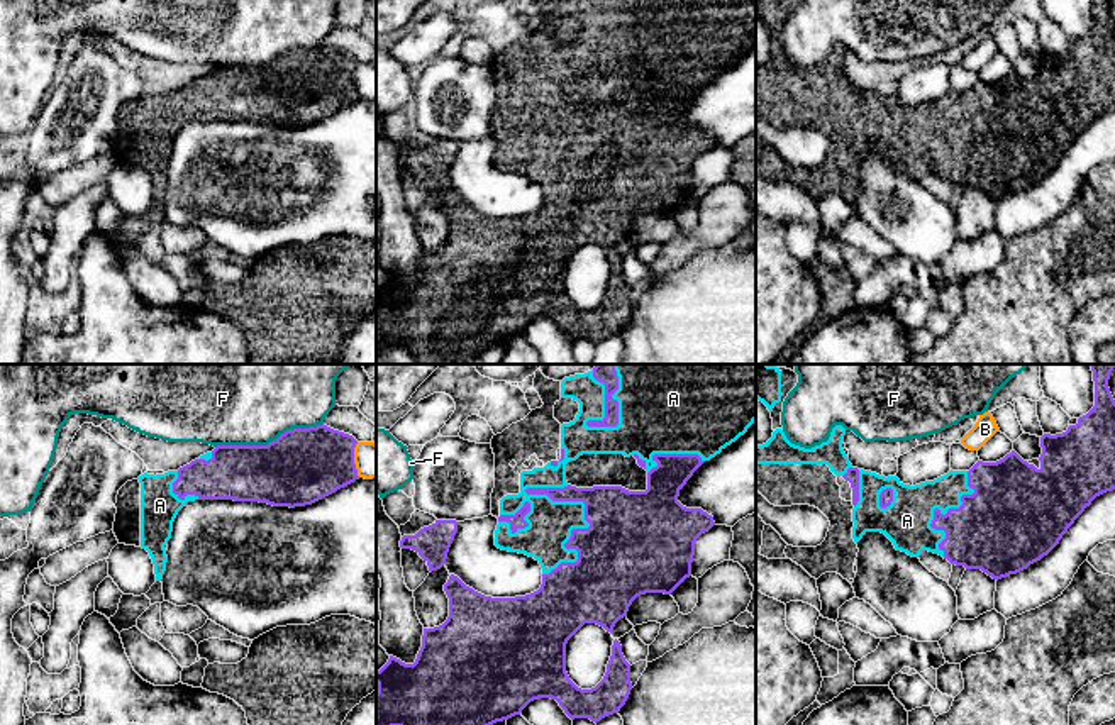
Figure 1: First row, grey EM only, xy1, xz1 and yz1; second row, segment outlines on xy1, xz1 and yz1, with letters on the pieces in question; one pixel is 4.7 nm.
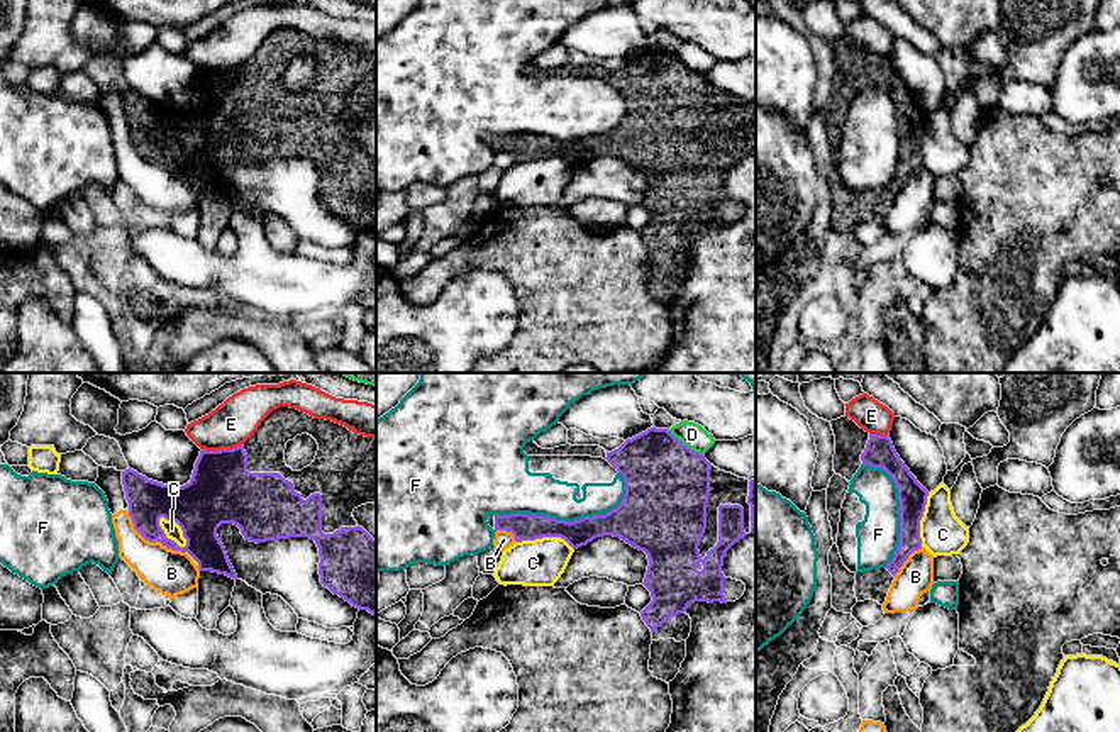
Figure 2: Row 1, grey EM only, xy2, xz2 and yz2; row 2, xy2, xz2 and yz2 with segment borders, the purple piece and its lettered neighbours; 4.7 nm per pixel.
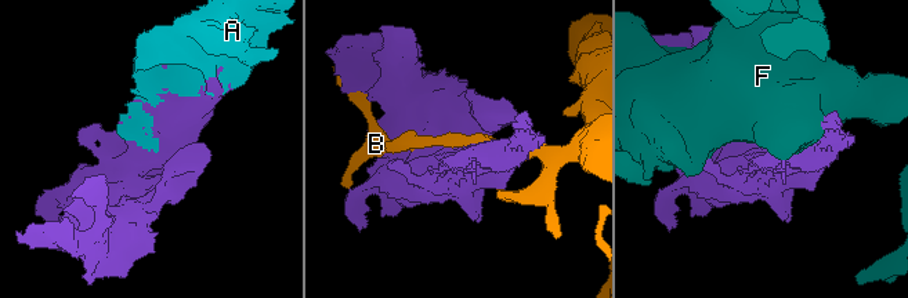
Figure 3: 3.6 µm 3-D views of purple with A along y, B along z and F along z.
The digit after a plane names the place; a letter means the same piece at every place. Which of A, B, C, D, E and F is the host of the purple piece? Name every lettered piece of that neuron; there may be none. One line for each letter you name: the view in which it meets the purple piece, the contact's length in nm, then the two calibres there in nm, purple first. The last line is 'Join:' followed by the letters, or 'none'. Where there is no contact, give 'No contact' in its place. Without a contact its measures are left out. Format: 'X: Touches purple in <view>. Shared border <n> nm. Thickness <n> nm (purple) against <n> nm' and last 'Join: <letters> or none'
A: Touches purple in xz1. Shared border 440 nm. Thickness 400 nm (purple) against 200 nm
Join: A

